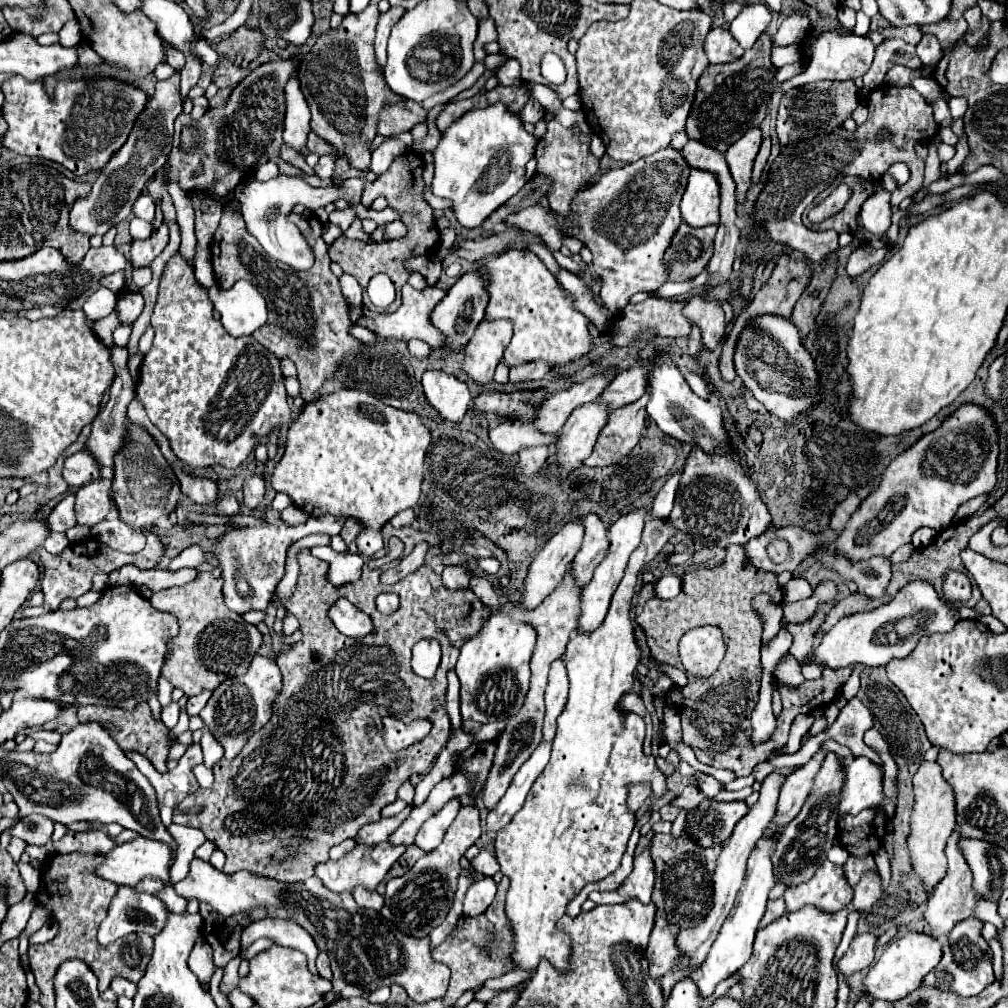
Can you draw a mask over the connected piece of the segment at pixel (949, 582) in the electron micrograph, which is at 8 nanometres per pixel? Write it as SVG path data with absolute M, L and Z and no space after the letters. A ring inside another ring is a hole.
M947 570L943 580L943 598L949 604L955 602L967 602L971 598L971 582L963 572Z

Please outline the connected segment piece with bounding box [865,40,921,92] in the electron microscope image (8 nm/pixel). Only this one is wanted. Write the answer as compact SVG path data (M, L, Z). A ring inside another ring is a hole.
M883 40L875 48L875 60L865 74L865 92L877 90L885 82L885 74L895 66L903 64L907 68L919 68L921 60L915 52L915 46L903 42L903 40Z

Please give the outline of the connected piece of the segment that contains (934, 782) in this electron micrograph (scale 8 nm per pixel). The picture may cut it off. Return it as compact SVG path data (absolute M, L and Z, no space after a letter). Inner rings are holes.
M923 762L913 776L915 788L915 806L911 814L911 834L909 834L909 850L915 874L925 882L927 892L945 876L947 858L945 858L945 842L955 828L955 796L951 786L943 782L943 774L937 762Z

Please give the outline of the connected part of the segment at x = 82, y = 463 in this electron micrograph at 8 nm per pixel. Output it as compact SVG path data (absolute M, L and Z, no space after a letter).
M87 450L77 452L65 460L63 476L69 482L69 486L77 486L77 488L85 486L85 484L101 478L99 462L95 462L95 458L91 458L91 454L87 454Z

